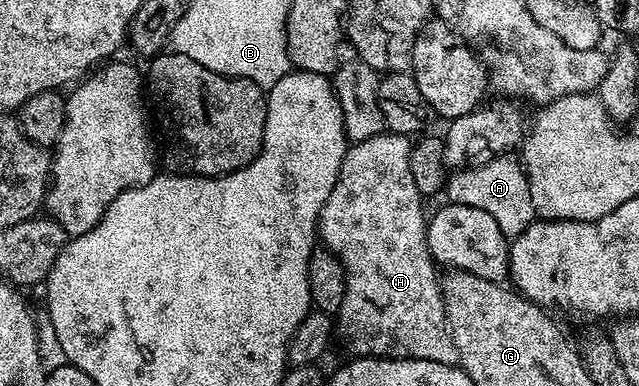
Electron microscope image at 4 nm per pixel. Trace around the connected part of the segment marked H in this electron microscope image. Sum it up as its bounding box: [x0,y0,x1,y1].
[318,132,459,365]

